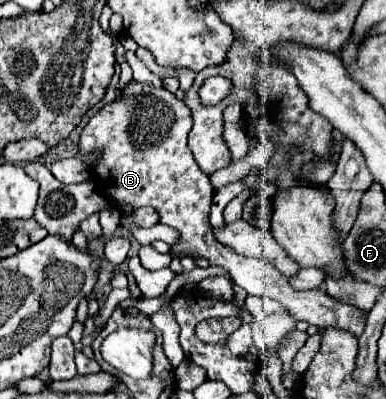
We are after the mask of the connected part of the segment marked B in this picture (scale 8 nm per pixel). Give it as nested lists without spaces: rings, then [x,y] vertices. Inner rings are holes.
[[[132,80],[128,84],[128,88],[124,88],[112,104],[104,106],[88,122],[88,126],[84,128],[84,132],[80,136],[80,156],[90,150],[102,150],[98,166],[92,168],[92,172],[98,180],[96,182],[98,190],[106,198],[116,200],[116,202],[126,202],[134,208],[152,206],[160,214],[162,224],[168,224],[180,232],[182,242],[172,246],[172,252],[198,254],[198,256],[206,258],[212,266],[220,266],[220,268],[228,270],[228,274],[236,286],[244,288],[252,296],[268,296],[268,298],[282,302],[288,308],[288,312],[294,316],[294,320],[306,320],[308,324],[318,326],[320,330],[324,330],[326,326],[338,326],[340,330],[350,330],[352,334],[360,336],[364,330],[364,314],[366,314],[364,310],[358,310],[356,306],[346,304],[346,302],[338,302],[338,300],[330,298],[324,290],[308,290],[308,292],[294,290],[288,284],[288,280],[272,264],[268,264],[260,258],[246,258],[246,256],[234,254],[230,248],[226,248],[214,240],[212,226],[208,222],[214,186],[210,184],[210,176],[198,168],[198,164],[188,148],[190,130],[192,130],[192,116],[190,116],[190,110],[184,102],[180,102],[172,92],[168,92],[164,88],[152,88],[152,86],[144,86],[136,80]]]

